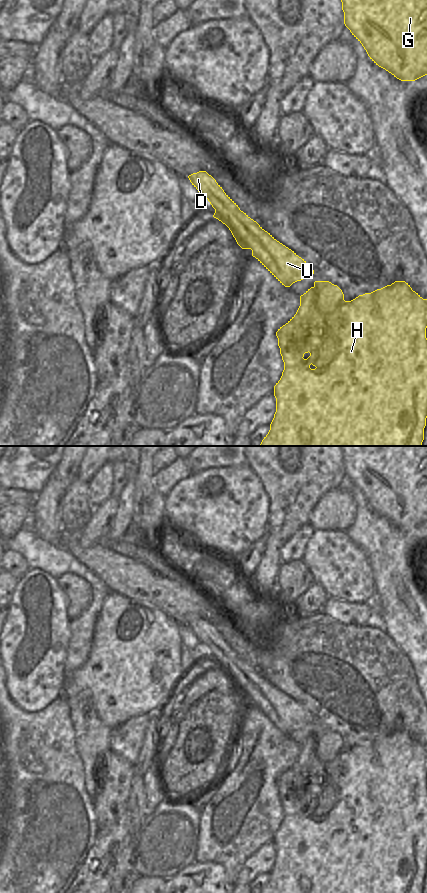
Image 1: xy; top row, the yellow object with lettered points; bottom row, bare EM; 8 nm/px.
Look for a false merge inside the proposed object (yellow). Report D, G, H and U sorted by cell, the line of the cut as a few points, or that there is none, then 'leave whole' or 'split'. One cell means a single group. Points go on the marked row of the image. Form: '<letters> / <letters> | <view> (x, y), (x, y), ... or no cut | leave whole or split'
D U / G H | xy (333, 284), (319, 291), (314, 287) | split

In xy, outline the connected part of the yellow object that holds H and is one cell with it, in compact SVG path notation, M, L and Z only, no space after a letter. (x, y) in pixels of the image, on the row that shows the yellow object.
M395 281L381 289L371 293L359 295L351 301L344 300L344 294L337 285L329 285L322 291L318 292L315 287L308 289L300 296L300 306L296 314L276 332L280 354L284 362L284 370L280 380L274 386L274 396L276 398L276 412L270 424L268 434L262 440L260 446L422 446L424 440L424 428L427 418L427 299L423 299L418 293L412 290L410 285L405 281Z

